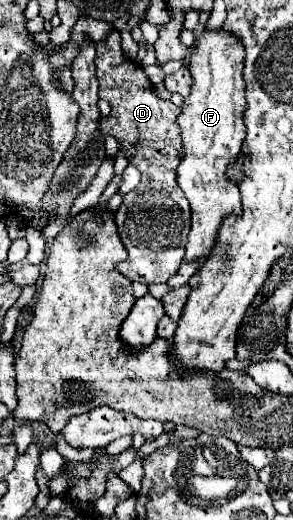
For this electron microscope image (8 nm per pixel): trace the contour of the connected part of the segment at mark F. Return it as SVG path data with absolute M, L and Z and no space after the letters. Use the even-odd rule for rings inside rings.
M225 31L203 33L199 37L197 49L191 53L191 93L185 97L185 105L177 119L183 137L183 159L177 167L177 185L185 193L191 205L191 231L185 247L185 263L197 263L199 259L207 259L213 253L213 245L217 245L217 233L221 229L221 221L229 215L241 215L241 191L237 183L227 179L227 169L237 161L241 153L241 143L245 139L245 123L241 113L245 111L245 81L243 81L243 45L237 37L231 37Z

